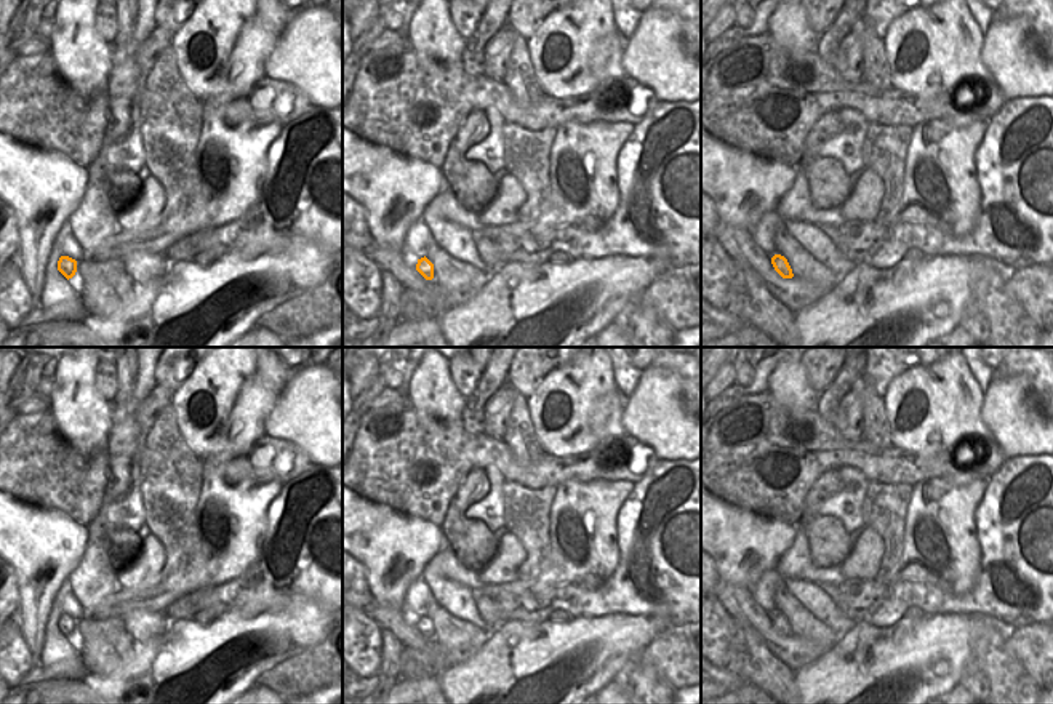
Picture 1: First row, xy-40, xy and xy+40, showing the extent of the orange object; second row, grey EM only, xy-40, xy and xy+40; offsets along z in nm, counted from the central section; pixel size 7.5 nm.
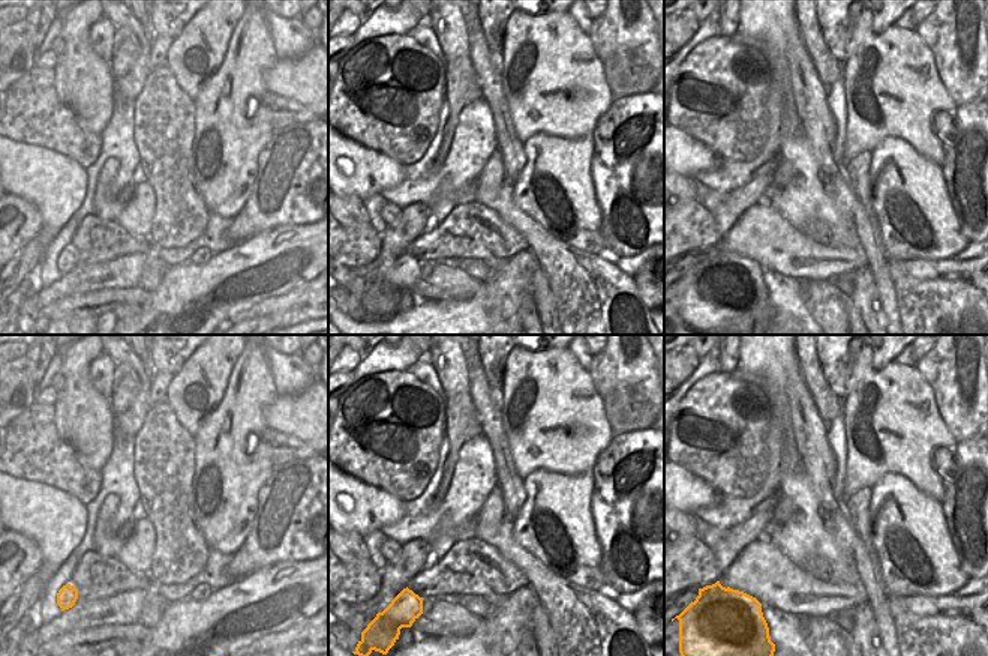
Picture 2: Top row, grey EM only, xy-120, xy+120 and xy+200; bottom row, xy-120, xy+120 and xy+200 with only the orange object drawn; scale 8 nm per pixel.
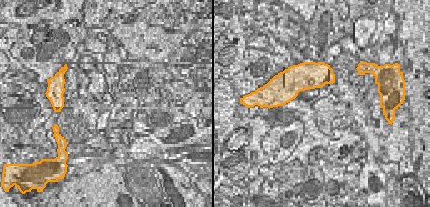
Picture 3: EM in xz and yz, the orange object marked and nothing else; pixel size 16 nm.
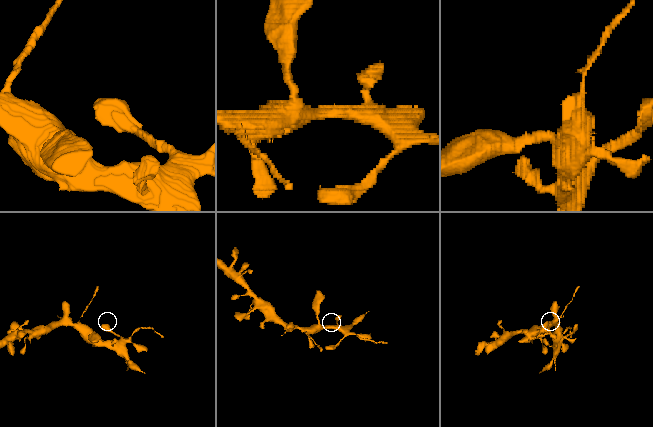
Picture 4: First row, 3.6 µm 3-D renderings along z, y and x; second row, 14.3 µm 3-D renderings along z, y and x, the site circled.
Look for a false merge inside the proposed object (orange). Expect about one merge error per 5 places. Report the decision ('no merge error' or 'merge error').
no merge error

